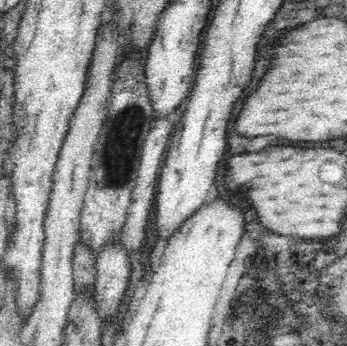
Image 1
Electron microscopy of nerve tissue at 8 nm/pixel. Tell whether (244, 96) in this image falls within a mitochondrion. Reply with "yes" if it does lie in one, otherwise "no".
no

